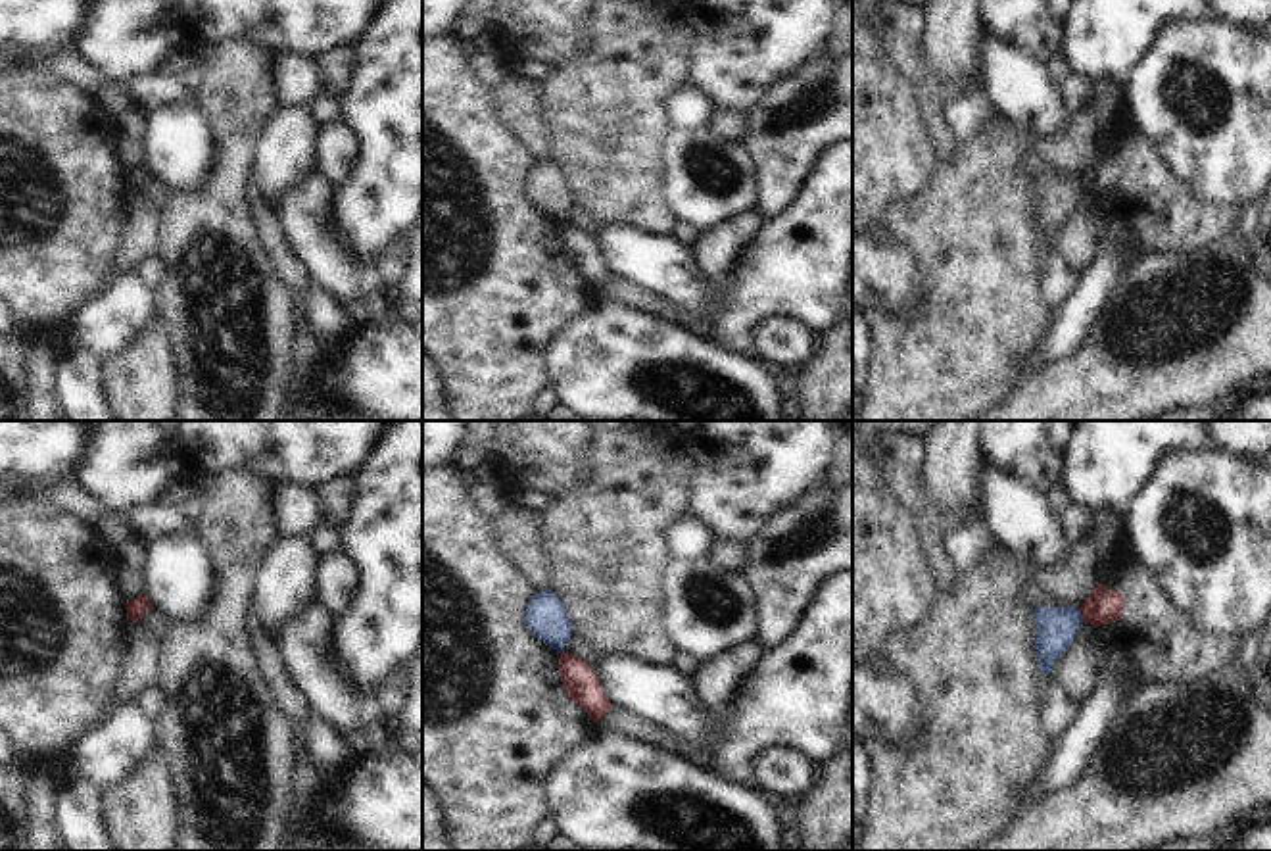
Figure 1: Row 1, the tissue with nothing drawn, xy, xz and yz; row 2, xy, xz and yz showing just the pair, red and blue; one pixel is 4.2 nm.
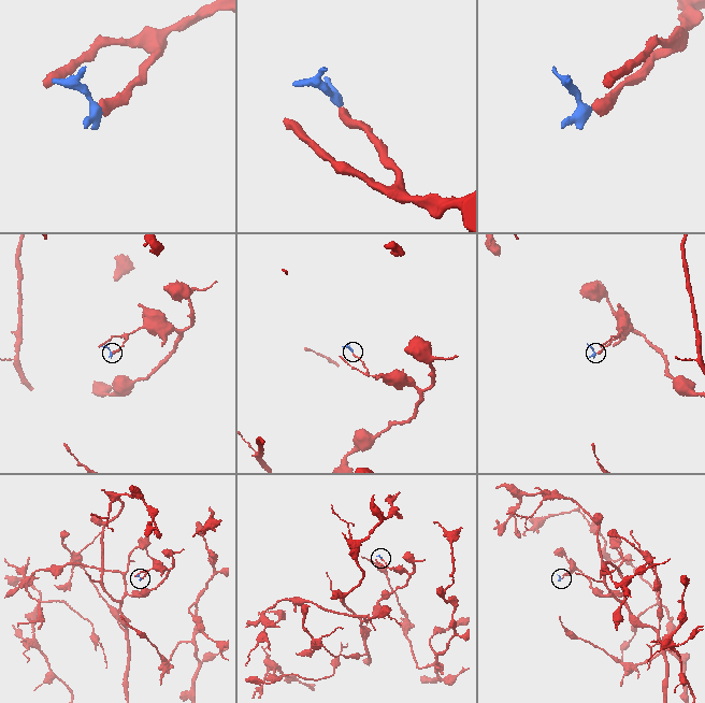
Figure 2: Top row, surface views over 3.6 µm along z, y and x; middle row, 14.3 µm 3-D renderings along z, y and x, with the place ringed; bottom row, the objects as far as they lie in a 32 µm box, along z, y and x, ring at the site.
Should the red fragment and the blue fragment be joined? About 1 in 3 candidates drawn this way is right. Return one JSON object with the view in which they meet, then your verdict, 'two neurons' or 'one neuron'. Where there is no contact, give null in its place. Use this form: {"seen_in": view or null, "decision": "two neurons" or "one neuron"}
{"seen_in": "yz", "decision": "two neurons"}

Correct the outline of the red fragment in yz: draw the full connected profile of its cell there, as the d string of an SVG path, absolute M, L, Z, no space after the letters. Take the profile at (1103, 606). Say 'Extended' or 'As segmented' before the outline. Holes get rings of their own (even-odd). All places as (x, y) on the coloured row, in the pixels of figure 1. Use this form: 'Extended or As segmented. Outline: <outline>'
As segmented. Outline: M1098 582L1079 611L1085 622L1102 626L1121 619L1125 613L1125 596L1121 592L1108 590L1106 584Z

